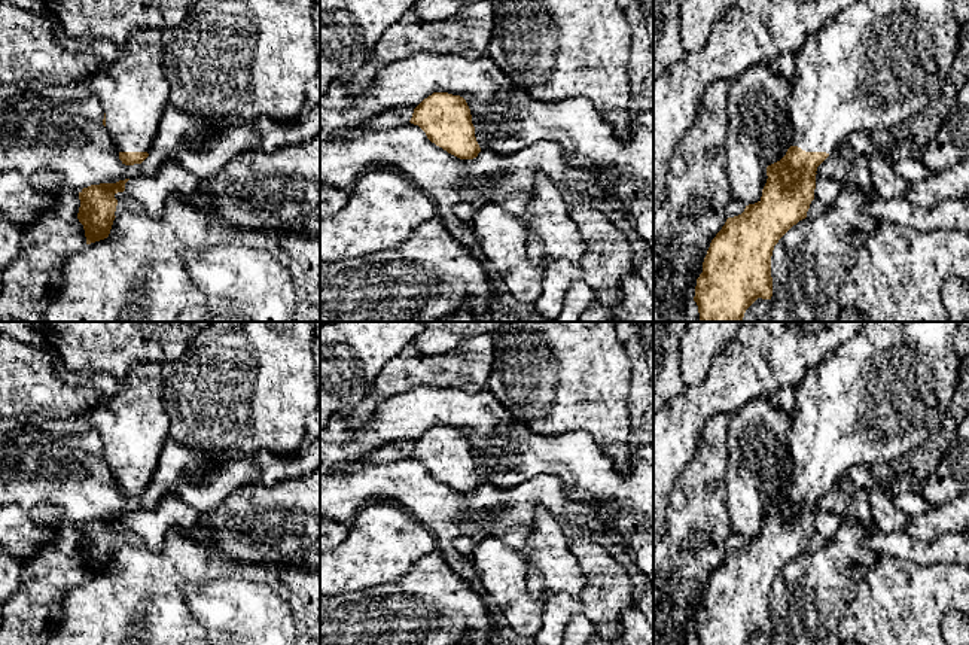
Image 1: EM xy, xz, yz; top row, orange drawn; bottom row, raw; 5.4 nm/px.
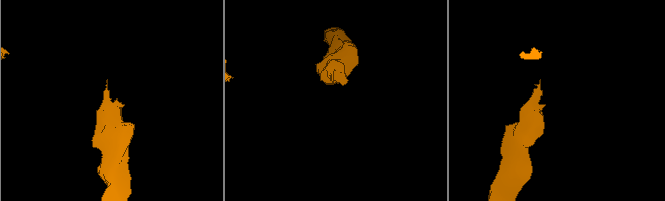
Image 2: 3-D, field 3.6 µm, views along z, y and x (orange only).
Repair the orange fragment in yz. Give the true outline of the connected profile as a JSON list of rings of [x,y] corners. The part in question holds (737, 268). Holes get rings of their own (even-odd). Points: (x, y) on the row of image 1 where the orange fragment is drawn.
[[[856,0],[842,9],[822,31],[810,34],[795,54],[795,79],[787,100],[792,142],[786,155],[767,167],[767,183],[758,203],[746,206],[738,216],[728,217],[711,240],[697,279],[694,301],[700,322],[743,322],[746,310],[758,299],[771,299],[771,256],[778,240],[807,217],[814,200],[817,167],[851,133],[901,130],[912,116],[939,98],[960,48],[962,27],[957,19],[959,0]]]

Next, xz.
[[[433,92],[414,109],[409,122],[418,125],[432,143],[460,159],[473,159],[481,152],[470,109],[460,95]]]

